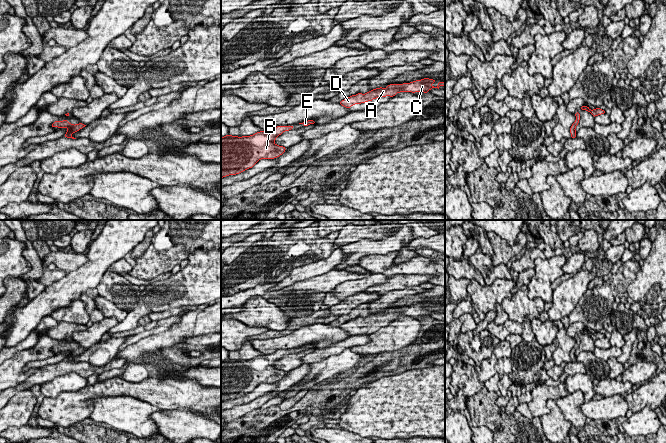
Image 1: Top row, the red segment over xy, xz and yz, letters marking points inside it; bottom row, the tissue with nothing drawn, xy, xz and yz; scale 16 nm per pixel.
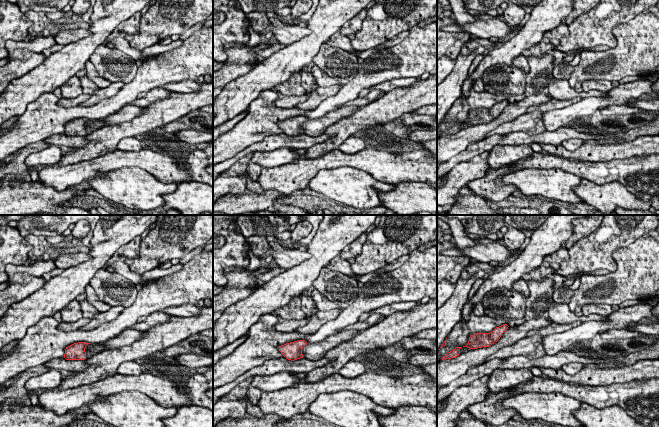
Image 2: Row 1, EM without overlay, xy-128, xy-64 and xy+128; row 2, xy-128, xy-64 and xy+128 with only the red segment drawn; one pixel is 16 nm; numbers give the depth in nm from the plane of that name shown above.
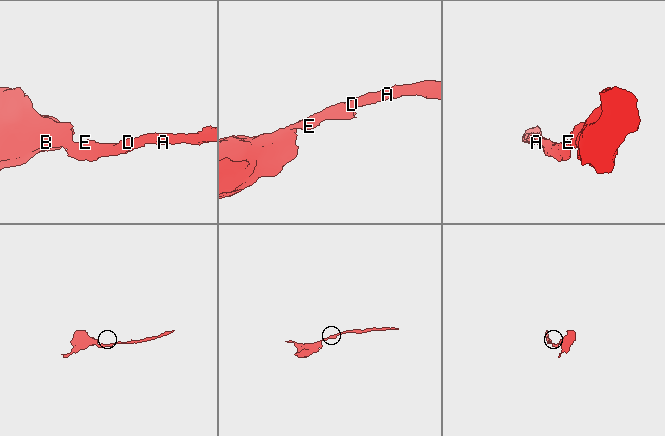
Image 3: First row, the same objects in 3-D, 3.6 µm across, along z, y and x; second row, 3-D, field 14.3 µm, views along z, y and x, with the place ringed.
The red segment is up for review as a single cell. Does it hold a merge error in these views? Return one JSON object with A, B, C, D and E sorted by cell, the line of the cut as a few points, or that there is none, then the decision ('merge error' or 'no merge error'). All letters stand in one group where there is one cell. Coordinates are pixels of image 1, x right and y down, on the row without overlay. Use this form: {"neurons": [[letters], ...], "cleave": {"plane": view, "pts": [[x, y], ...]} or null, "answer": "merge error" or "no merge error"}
{"neurons": [["A", "B", "C", "D", "E"]], "cleave": null, "answer": "no merge error"}

